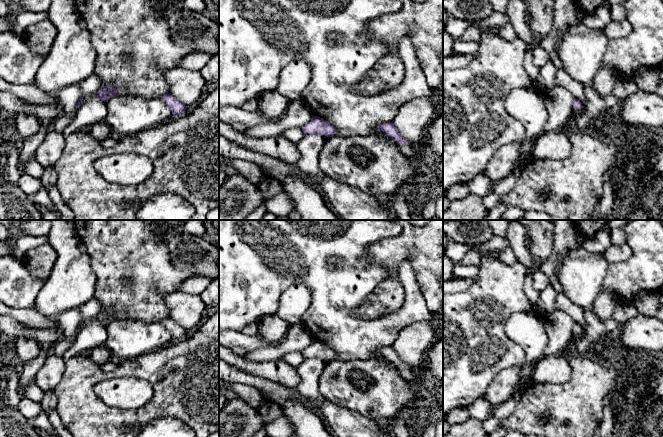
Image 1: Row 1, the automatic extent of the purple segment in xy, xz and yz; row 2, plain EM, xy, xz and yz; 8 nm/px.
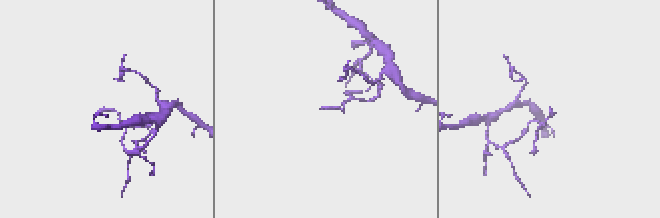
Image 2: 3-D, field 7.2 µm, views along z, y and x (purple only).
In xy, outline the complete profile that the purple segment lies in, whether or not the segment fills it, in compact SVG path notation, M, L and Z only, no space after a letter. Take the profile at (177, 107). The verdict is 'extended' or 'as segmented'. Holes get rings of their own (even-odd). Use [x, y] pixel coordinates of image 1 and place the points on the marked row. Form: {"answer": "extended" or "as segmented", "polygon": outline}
{"answer": "as segmented", "polygon": "M165 94L164 96L161 97L161 99L166 103L166 105L170 108L172 111L173 115L175 116L176 114L181 114L185 112L186 106L178 101L172 94Z"}

